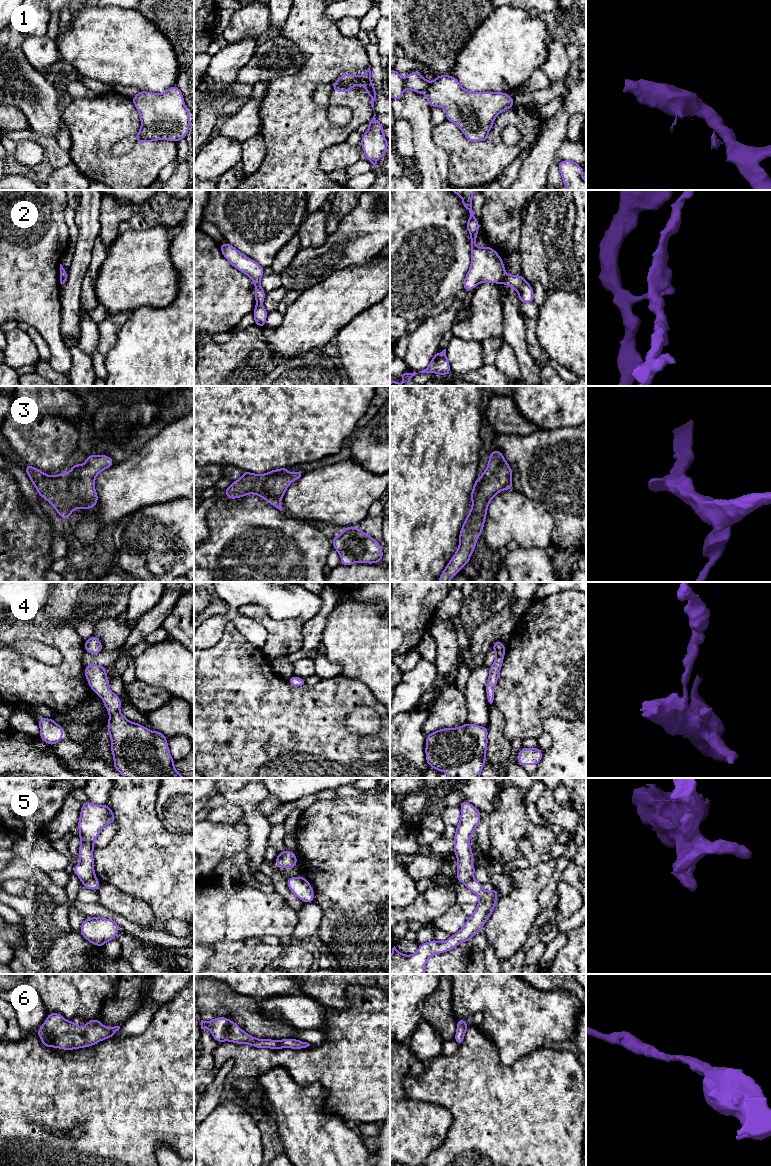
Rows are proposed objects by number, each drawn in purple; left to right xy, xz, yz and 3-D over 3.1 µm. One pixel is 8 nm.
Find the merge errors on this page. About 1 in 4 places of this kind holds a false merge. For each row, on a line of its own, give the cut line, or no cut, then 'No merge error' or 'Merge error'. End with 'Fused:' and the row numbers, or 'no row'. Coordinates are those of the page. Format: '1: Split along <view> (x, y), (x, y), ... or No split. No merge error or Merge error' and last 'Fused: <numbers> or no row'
1: Split along xz (333, 84), (350, 88). Merge error
2: Split along yz (506, 274), (502, 283). Merge error
3: No split. No merge error
4: No split. No merge error
5: Split along xy (95, 876), (82, 883). Merge error
6: No split. No merge error
Fused: 1, 2, 5

